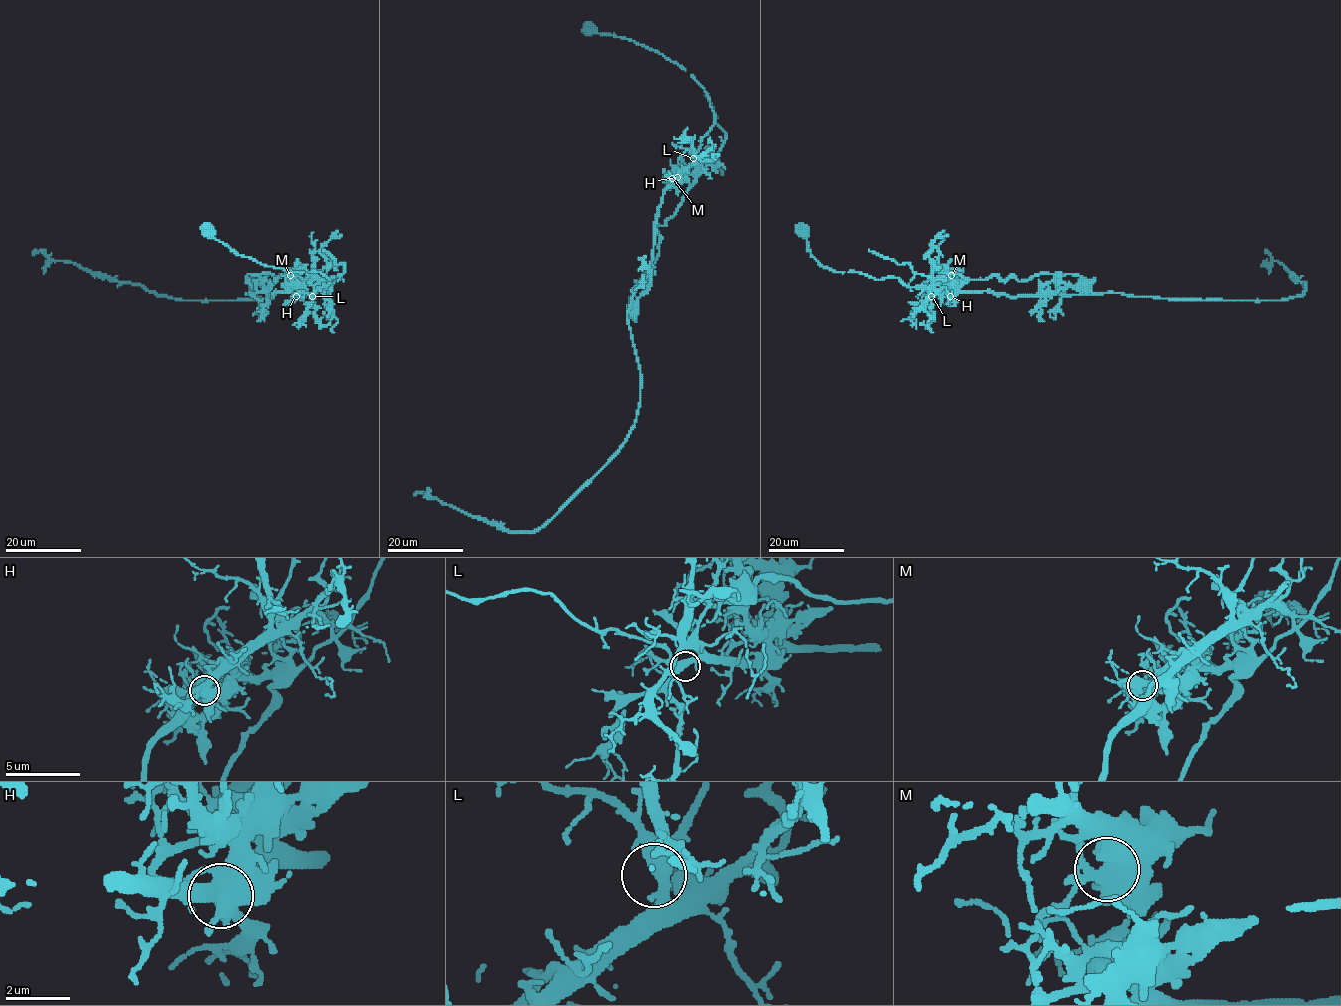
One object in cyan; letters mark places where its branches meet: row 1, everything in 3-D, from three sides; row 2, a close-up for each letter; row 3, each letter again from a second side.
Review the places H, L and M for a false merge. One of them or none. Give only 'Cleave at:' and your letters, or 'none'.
Cleave at: H

